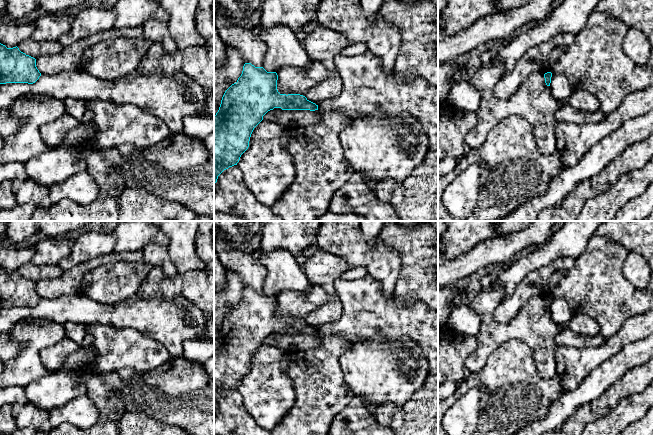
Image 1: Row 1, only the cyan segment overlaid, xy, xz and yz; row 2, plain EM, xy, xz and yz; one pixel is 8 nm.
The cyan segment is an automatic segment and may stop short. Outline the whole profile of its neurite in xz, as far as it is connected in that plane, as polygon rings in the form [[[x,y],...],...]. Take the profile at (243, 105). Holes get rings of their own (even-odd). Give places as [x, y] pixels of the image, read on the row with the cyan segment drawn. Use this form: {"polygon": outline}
{"polygon": [[[245,63],[241,76],[224,93],[218,112],[214,116],[214,183],[218,176],[229,167],[237,165],[241,155],[248,149],[251,134],[254,128],[263,120],[263,116],[274,108],[282,110],[318,110],[318,105],[309,101],[300,94],[280,94],[277,90],[278,75],[276,72],[267,72],[263,67],[255,67]]]}

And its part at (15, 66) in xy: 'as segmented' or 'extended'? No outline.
as segmented

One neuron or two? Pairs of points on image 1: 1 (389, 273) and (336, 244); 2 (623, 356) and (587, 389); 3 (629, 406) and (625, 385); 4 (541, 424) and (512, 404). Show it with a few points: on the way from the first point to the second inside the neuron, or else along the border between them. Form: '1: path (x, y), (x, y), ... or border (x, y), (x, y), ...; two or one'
1: path (376, 260), (357, 252), (349, 244); one
2: path (614, 365), (596, 383); one
3: border (642, 390), (625, 396), (609, 412); two
4: border (551, 403), (542, 418), (528, 424); two

